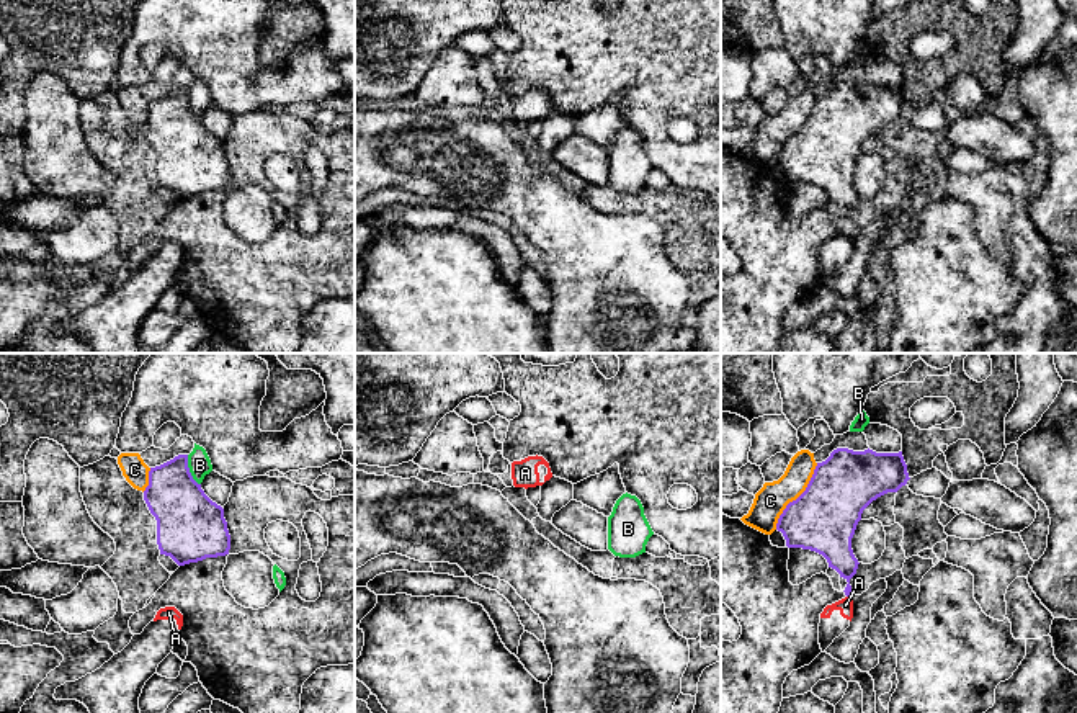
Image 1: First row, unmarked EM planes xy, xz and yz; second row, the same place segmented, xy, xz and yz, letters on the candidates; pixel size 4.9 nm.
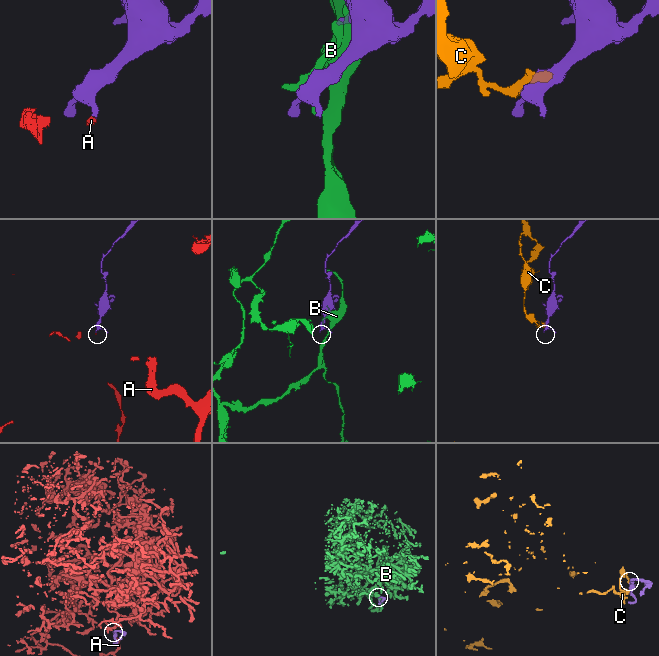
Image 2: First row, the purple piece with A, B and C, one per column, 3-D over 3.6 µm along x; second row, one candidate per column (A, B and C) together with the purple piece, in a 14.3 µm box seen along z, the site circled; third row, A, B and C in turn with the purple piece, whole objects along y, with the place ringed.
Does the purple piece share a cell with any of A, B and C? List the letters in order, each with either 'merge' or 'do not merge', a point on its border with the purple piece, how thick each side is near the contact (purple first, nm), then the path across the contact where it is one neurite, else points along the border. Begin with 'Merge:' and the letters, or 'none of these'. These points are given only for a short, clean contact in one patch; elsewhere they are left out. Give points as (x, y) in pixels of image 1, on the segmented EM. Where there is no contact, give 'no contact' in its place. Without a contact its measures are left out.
Merge: A
A: merge; meets purple in yz at (849, 597); 150 nm thick on the purple side, 80 nm on the other; runs through yz (835, 548), (847, 566), (849, 597), (845, 605)
B: do not merge; meets purple in xy at (188, 470); 300 nm thick on the purple side, 110 nm on the other
C: do not merge; meets purple in yz at (798, 497); 320 nm thick on the purple side, 160 nm on the other

